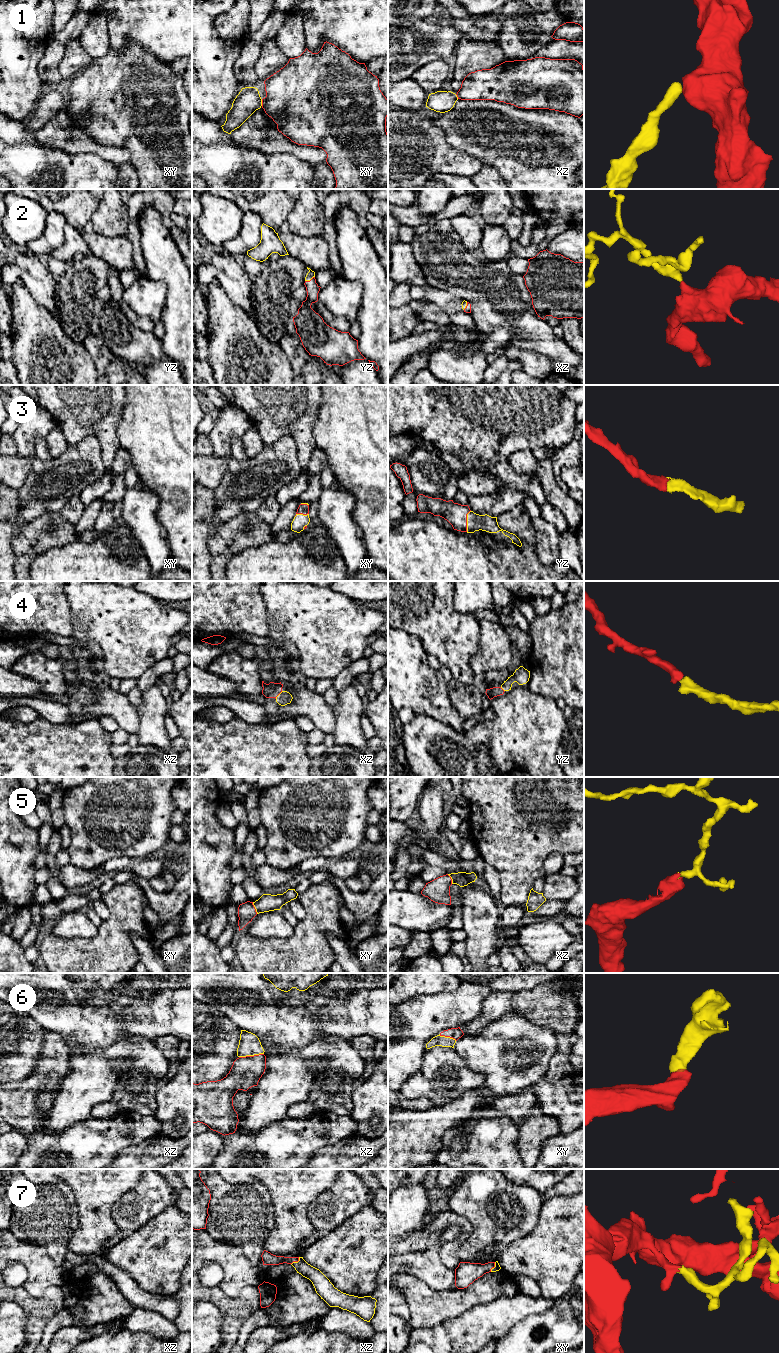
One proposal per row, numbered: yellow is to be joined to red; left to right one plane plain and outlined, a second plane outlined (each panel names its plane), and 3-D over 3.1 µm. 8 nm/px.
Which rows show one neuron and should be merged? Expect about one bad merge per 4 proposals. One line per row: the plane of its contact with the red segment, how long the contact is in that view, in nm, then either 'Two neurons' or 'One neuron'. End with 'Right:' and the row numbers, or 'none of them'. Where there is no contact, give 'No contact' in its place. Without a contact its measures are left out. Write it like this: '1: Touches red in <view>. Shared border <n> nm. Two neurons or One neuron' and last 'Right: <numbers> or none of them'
1: Touches red in xy. Shared border 60 nm. Two neurons
2: Touches red in yz. Shared border 90 nm. One neuron
3: Touches red in yz. Shared border 180 nm. One neuron
4: Touches red in xz. Shared border 90 nm. One neuron
5: Touches red in xy. Shared border 100 nm. One neuron
6: Touches red in xz. Shared border 200 nm. One neuron
7: Touches red in xz. Shared border 90 nm. One neuron
Right: 2, 3, 4, 5, 6, 7

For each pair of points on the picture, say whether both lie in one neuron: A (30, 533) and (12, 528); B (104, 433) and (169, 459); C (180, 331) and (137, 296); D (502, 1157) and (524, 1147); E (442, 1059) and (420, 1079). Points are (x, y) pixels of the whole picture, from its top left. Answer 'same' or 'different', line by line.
A: different
B: different
C: different
D: different
E: same

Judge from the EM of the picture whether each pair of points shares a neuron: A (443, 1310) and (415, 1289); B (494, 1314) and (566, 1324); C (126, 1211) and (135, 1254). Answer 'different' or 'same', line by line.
A: same
B: different
C: different

